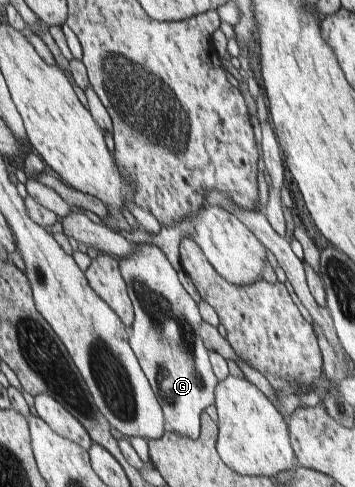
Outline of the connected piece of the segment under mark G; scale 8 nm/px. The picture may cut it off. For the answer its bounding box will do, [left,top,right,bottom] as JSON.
[119,242,220,439]

